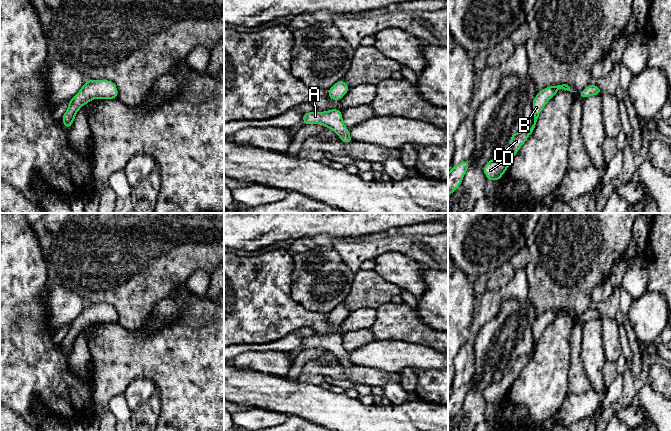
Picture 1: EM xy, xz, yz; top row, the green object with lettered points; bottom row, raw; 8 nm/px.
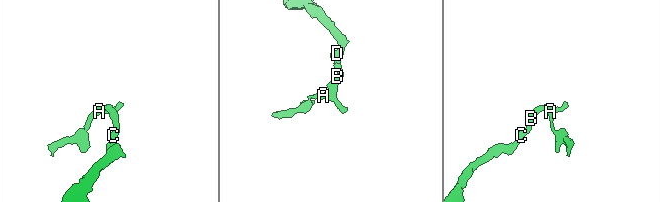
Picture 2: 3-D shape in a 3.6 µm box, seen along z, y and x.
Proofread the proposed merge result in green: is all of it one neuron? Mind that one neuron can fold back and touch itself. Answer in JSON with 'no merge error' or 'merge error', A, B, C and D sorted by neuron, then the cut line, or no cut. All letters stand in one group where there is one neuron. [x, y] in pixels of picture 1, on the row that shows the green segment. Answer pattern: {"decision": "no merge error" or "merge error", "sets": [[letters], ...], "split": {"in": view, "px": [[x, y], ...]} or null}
{"decision": "no merge error", "sets": [["A", "B", "C", "D"]], "split": null}

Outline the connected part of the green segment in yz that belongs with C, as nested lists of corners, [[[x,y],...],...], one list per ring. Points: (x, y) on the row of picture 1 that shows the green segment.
[[[562,84],[562,85],[557,85],[557,86],[548,86],[546,87],[545,89],[537,92],[536,96],[535,96],[535,99],[533,101],[533,104],[532,104],[532,110],[533,110],[533,115],[534,115],[534,124],[532,125],[532,127],[527,130],[527,131],[519,131],[519,132],[516,132],[516,133],[513,133],[510,137],[510,142],[511,142],[511,147],[509,150],[503,152],[502,156],[498,159],[494,159],[492,158],[491,160],[489,160],[485,166],[483,167],[483,171],[484,171],[484,174],[486,176],[486,178],[488,180],[491,180],[491,181],[499,181],[500,178],[502,177],[502,175],[505,173],[505,171],[508,169],[511,161],[513,160],[515,154],[518,152],[518,150],[520,149],[520,147],[523,145],[523,143],[527,140],[527,138],[532,134],[534,128],[535,128],[535,125],[536,125],[536,122],[537,122],[537,119],[539,117],[539,114],[541,113],[542,109],[544,108],[544,106],[546,105],[546,103],[560,90],[560,89],[564,89],[564,90],[567,90],[567,91],[570,91],[570,92],[577,92],[577,91],[572,91],[570,89],[570,87],[566,84]]]

